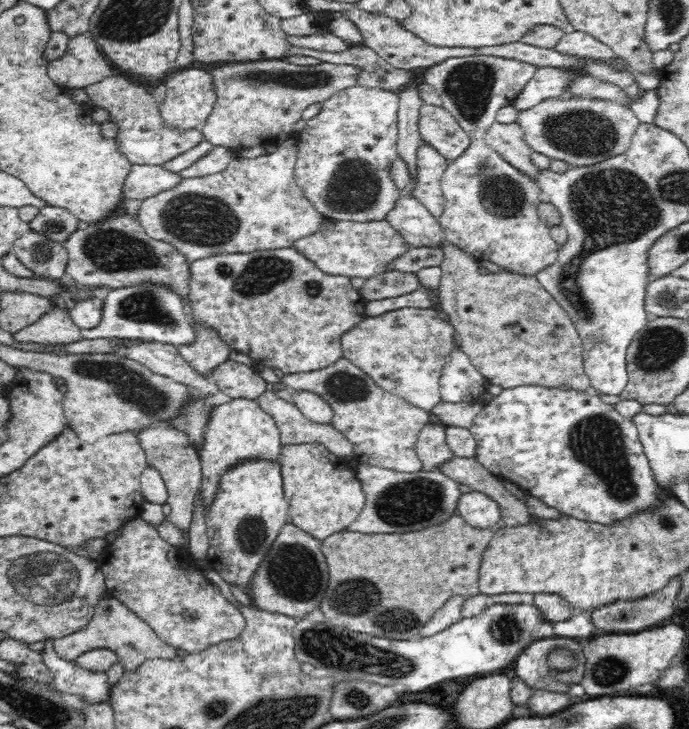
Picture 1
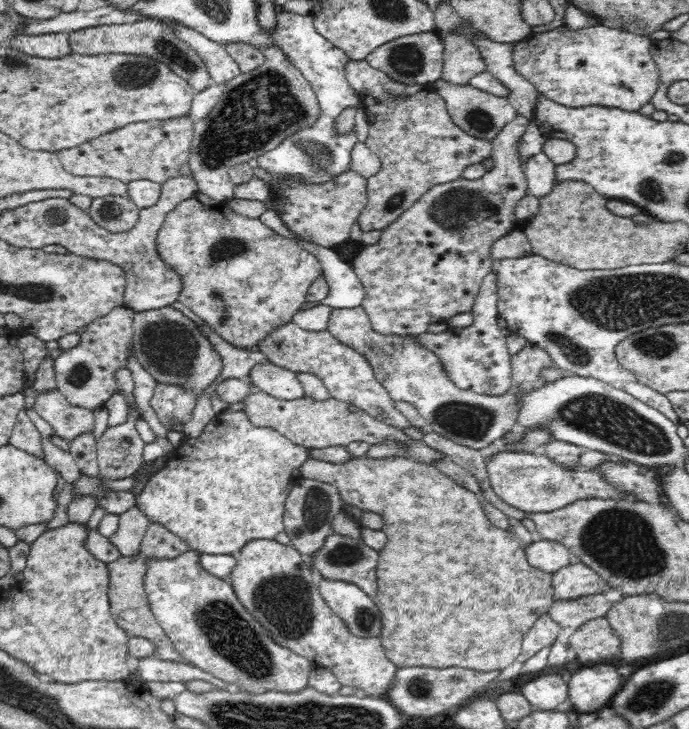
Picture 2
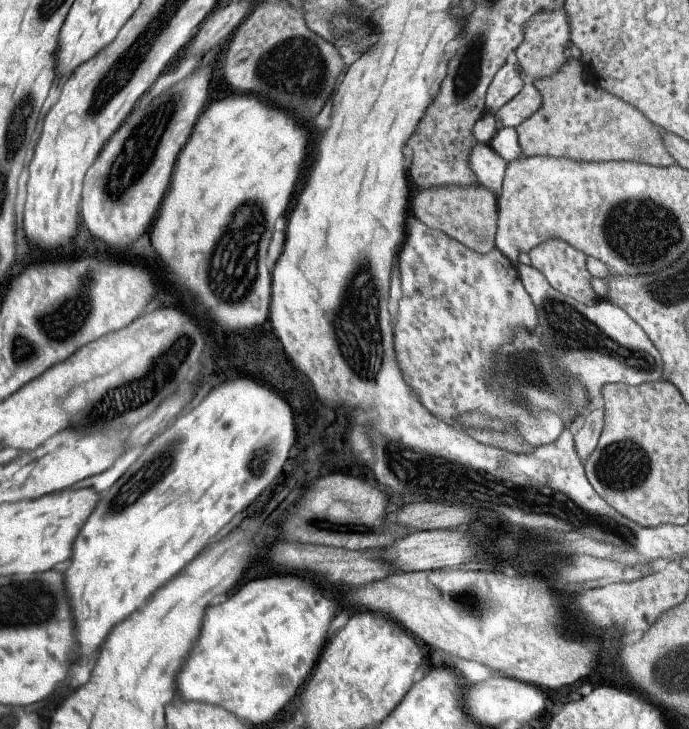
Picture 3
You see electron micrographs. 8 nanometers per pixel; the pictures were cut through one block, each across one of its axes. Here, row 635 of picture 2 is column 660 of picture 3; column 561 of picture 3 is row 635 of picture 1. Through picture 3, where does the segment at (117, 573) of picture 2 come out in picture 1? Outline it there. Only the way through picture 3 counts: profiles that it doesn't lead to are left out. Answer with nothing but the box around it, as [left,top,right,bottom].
[51,596,178,672]

